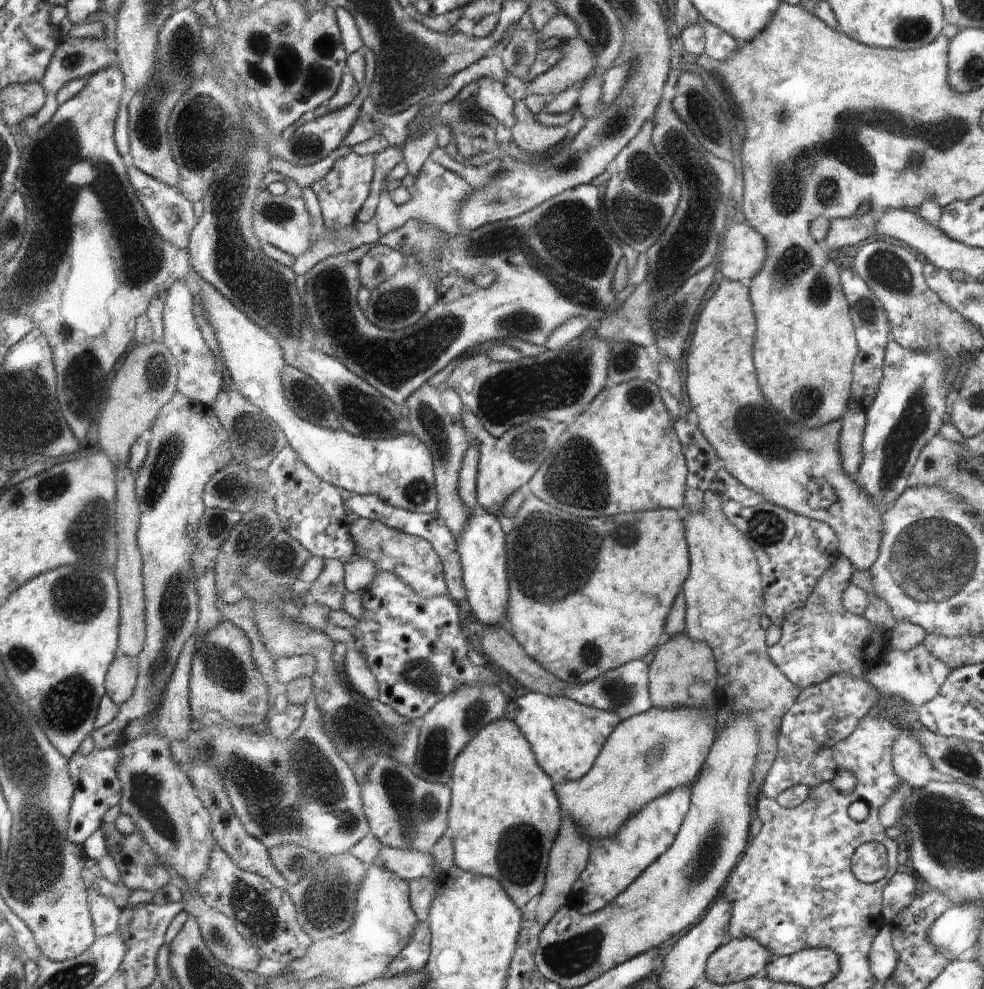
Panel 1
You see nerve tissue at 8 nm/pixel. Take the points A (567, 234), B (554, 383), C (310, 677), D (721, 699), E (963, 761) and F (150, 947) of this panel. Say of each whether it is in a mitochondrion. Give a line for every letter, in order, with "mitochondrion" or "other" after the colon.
A: mitochondrion
B: mitochondrion
C: other
D: other
E: mitochondrion
F: other

